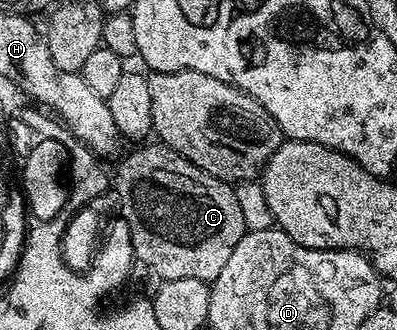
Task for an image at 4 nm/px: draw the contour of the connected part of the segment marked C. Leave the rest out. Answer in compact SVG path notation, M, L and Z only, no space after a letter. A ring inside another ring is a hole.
M140 144L133 154L128 154L120 162L116 174L114 170L114 194L120 197L120 210L122 213L122 221L130 228L130 240L132 241L132 252L137 263L140 262L152 274L157 274L157 279L169 282L170 280L186 280L193 278L194 280L202 280L211 284L218 276L218 272L222 272L222 268L226 268L226 260L230 260L230 252L234 252L234 248L238 244L238 240L242 240L242 236L246 233L244 221L242 220L242 208L238 208L238 200L236 199L236 191L229 183L222 182L220 179L210 176L202 168L195 166L189 158L183 158L178 152L174 152L170 147L163 144L155 144L156 146L144 146L148 144Z

